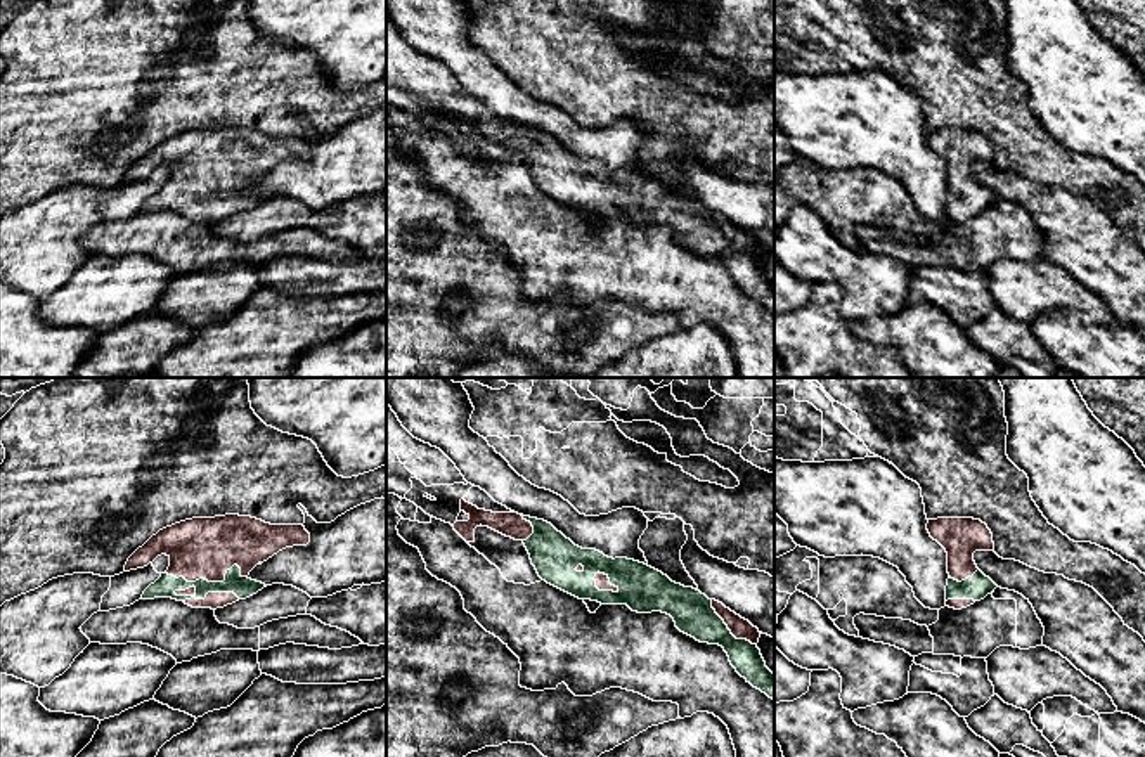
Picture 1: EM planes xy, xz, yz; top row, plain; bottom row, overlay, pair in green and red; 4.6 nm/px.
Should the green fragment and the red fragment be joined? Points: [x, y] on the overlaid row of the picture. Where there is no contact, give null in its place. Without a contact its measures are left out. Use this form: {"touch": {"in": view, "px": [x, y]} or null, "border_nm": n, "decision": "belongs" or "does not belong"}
{"touch": {"in": "xy", "px": [210, 582]}, "border_nm": 380, "decision": "belongs"}

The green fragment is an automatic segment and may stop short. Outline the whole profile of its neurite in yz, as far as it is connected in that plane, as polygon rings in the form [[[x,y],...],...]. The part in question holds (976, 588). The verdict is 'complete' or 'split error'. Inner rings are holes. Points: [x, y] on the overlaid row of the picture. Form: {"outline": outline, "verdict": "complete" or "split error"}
{"outline": [[[974,518],[928,520],[927,530],[948,553],[946,606],[961,610],[998,587],[974,561],[975,551],[994,551],[993,534]]], "verdict": "split error"}

